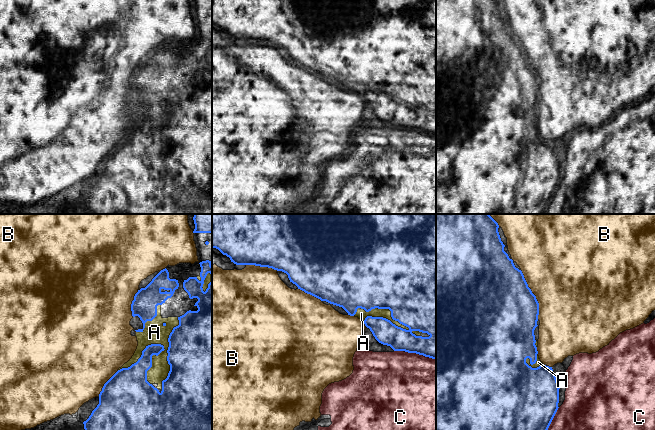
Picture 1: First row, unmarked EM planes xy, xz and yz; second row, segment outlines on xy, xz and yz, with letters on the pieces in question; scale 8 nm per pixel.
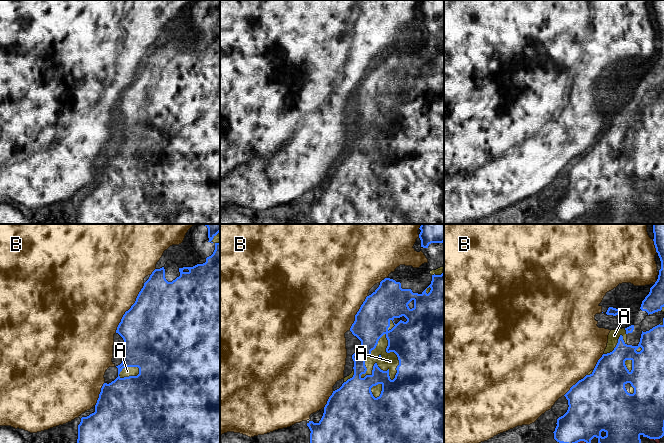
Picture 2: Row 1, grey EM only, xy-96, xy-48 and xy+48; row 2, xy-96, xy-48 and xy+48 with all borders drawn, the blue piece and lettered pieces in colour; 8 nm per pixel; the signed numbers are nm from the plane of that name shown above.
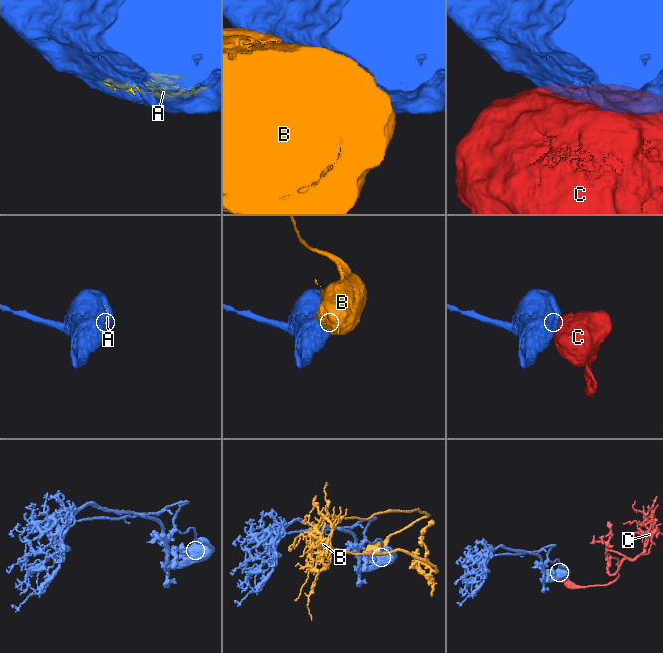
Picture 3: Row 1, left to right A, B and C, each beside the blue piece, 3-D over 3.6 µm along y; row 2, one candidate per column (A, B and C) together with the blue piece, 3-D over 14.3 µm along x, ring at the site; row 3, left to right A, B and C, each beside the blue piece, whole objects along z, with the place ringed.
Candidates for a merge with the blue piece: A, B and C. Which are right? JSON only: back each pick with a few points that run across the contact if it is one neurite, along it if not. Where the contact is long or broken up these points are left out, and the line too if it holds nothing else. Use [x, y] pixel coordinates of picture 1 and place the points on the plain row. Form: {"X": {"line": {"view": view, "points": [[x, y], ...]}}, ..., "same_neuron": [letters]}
{"same_neuron": ["A"]}

